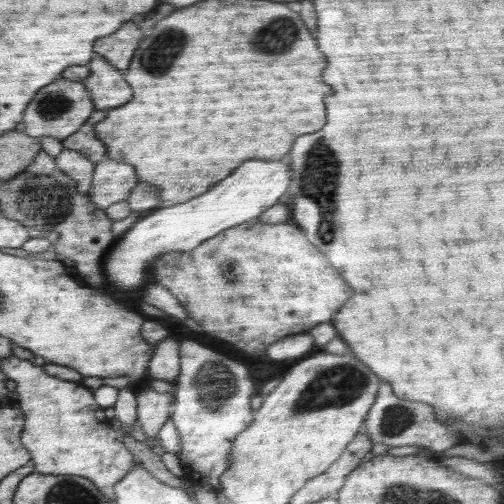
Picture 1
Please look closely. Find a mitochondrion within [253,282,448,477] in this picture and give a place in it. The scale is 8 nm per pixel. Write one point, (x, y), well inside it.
(339, 387)

